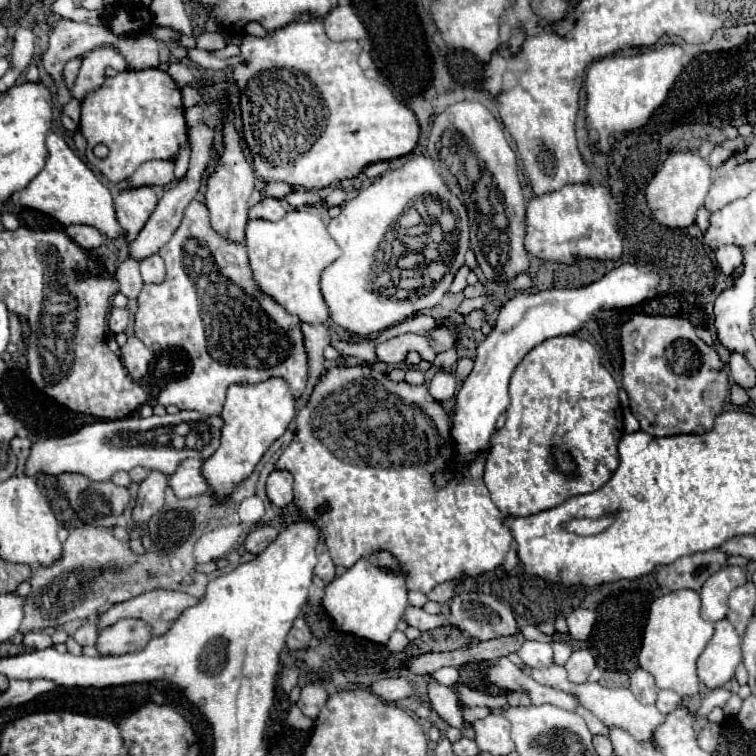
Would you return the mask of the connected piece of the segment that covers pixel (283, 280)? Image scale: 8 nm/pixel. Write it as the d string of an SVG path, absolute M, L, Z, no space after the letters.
M292 210L278 222L248 220L244 244L254 280L266 296L302 322L324 324L328 320L328 306L320 292L320 274L342 254L342 250L326 232L326 224L320 216Z

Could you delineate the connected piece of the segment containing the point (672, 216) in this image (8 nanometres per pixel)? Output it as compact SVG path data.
M676 152L670 154L662 168L654 174L646 186L646 204L662 226L668 228L688 228L696 220L696 210L704 206L704 198L712 186L712 168L696 152Z

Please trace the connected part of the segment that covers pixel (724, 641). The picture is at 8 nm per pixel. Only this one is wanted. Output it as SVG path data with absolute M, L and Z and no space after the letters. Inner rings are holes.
M718 620L714 624L714 636L700 654L696 668L698 678L710 690L726 686L742 660L742 638L728 620Z

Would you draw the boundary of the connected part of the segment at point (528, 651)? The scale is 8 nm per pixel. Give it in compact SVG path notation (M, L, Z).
M524 640L524 644L518 650L518 656L524 664L534 668L546 668L552 664L552 646L548 642L538 640Z

